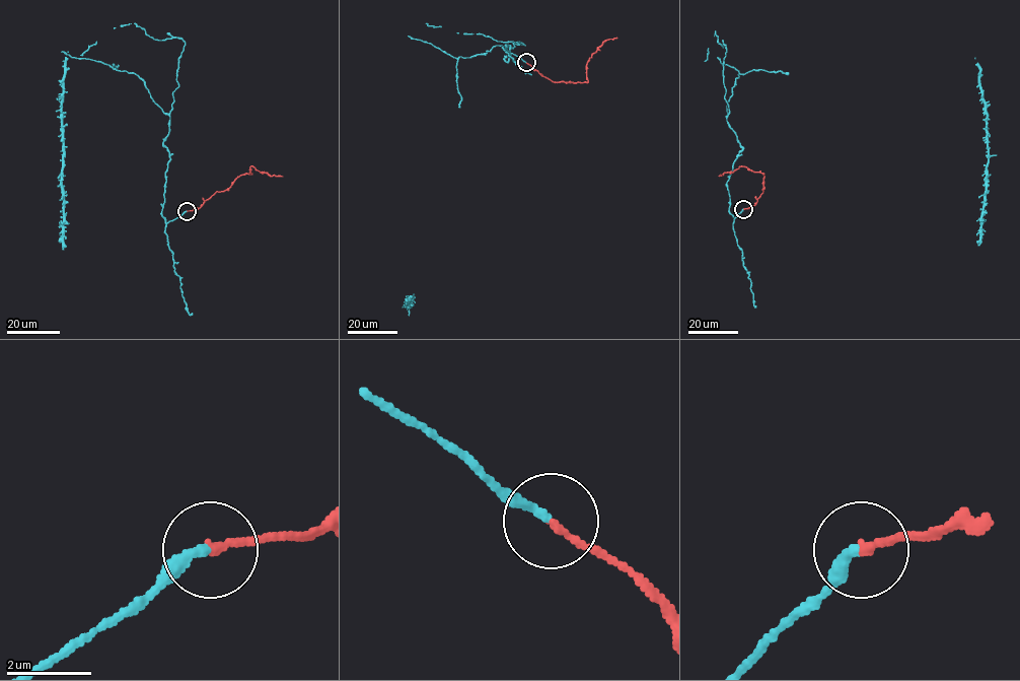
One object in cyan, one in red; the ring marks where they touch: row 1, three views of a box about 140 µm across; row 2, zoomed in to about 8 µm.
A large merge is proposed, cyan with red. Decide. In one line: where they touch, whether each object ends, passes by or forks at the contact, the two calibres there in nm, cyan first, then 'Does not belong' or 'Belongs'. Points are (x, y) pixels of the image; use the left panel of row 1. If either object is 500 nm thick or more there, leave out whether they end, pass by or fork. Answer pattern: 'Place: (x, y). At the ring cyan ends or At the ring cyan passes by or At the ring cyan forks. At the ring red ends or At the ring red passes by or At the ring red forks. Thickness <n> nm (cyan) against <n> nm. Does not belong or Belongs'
Place: (187, 211). At the ring cyan ends. At the ring red ends. Thickness 200 nm (cyan) against 170 nm. Belongs

